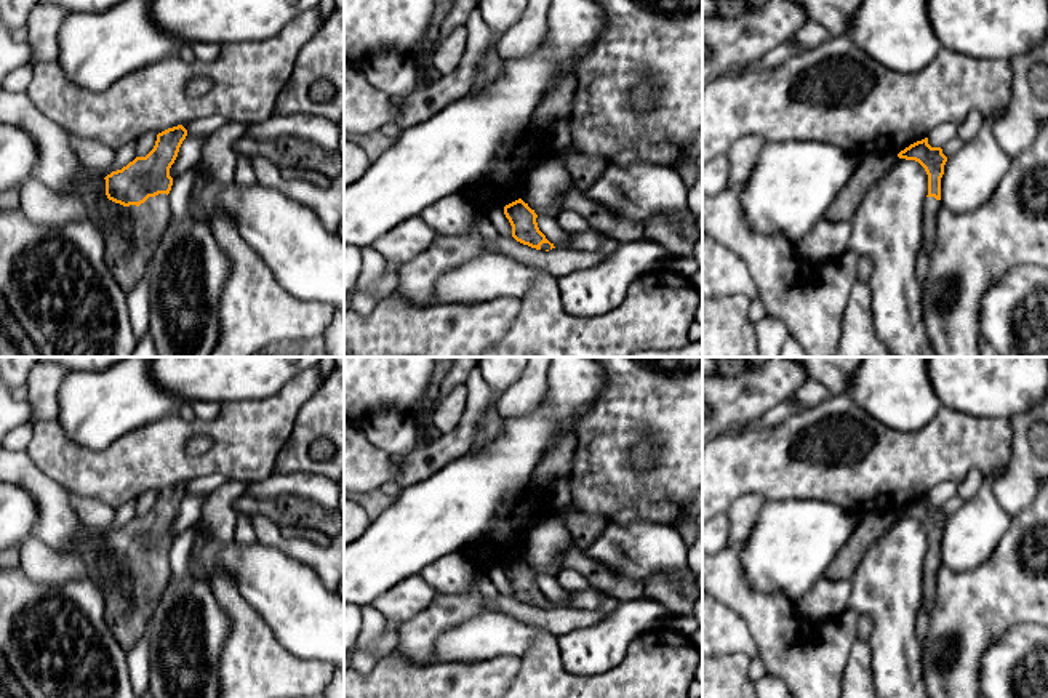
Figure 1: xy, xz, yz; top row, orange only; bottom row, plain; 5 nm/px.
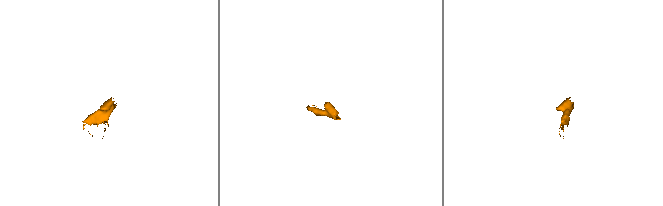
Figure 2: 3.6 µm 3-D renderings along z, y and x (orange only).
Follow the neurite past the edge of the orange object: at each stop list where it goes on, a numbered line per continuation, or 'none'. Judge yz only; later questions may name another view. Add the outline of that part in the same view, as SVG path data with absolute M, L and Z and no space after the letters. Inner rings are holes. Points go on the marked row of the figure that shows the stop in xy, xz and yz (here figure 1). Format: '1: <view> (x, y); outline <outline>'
1: yz (932, 205); outline M926 197L923 208L923 245L926 253L931 251L938 226L938 211L942 207L941 200L934 197Z

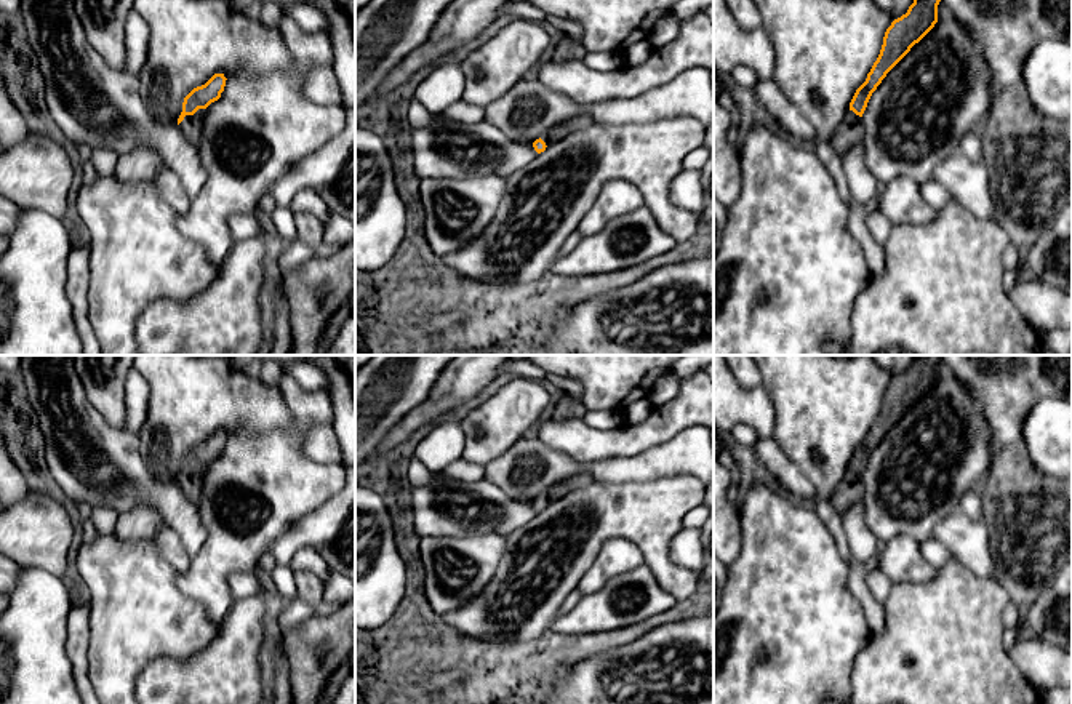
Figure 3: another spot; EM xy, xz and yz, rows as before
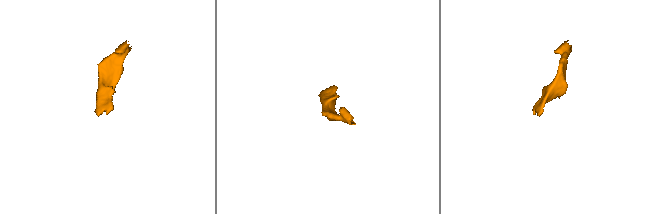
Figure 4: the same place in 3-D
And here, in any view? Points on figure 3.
1: xy (191, 125); outline M198 109L194 115L186 115L184 120L179 123L179 128L194 146L198 146L200 141L203 114L205 109Z

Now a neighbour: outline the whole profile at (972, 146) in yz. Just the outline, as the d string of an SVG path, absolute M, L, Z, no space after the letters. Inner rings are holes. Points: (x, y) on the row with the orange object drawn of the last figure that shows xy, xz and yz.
M976 130L965 134L960 144L960 154L963 154L971 162L982 162L982 141Z

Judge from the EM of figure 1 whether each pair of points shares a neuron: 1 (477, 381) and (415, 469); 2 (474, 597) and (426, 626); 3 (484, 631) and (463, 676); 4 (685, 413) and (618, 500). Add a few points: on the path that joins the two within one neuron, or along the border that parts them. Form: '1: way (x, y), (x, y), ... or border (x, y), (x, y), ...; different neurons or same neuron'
1: way (476, 407), (468, 426), (437, 453); same neuron
2: way (463, 607), (447, 610), (437, 618); same neuron
3: border (506, 655), (496, 660), (472, 663), (431, 663); different neurons
4: way (685, 439), (685, 447), (644, 489); same neuron

